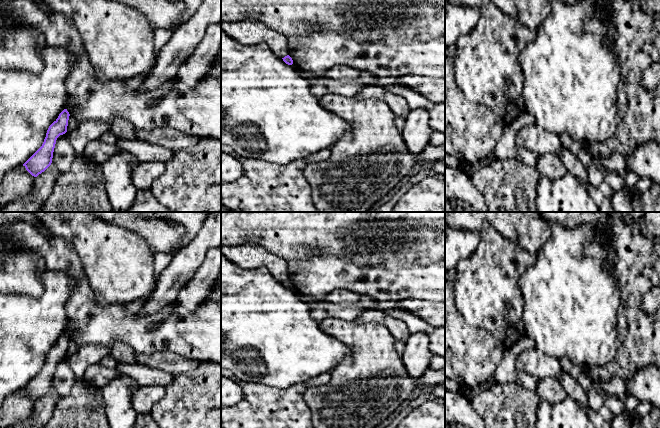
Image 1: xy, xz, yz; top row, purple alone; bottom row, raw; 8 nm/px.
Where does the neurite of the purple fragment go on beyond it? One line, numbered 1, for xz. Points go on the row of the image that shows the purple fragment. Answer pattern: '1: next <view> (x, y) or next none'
1: next none

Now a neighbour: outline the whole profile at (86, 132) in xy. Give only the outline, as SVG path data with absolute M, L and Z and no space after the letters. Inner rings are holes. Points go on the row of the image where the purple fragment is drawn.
M89 120L79 123L77 128L65 133L77 157L84 155L86 145L98 140L105 132L110 131L111 121Z

